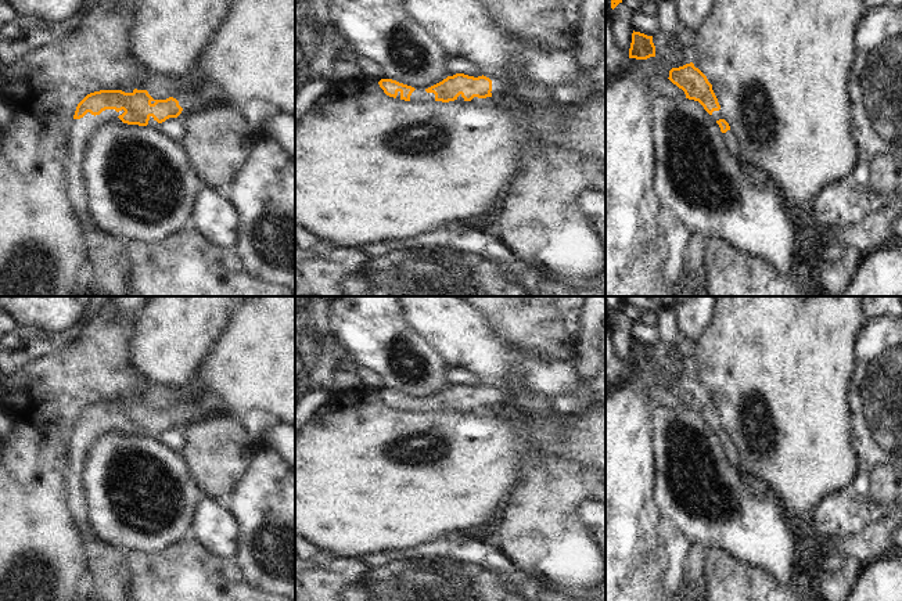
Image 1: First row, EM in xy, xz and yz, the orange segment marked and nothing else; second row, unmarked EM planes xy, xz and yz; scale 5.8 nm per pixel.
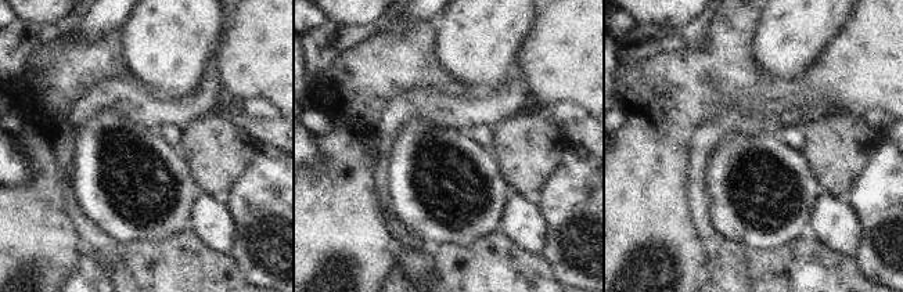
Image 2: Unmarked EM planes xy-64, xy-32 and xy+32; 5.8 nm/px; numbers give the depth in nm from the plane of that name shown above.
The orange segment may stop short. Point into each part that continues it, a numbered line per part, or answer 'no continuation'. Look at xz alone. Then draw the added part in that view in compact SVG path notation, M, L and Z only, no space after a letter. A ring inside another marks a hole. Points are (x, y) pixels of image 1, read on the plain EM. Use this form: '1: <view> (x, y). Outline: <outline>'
1: xz (499, 393). Outline: M484 384L484 386L492 391L492 406L502 409L510 396L510 391L502 384Z
2: xz (420, 406). Outline: M416 399L410 406L410 411L418 413L418 414L431 413L431 411L435 411L435 404L427 403L425 399Z

